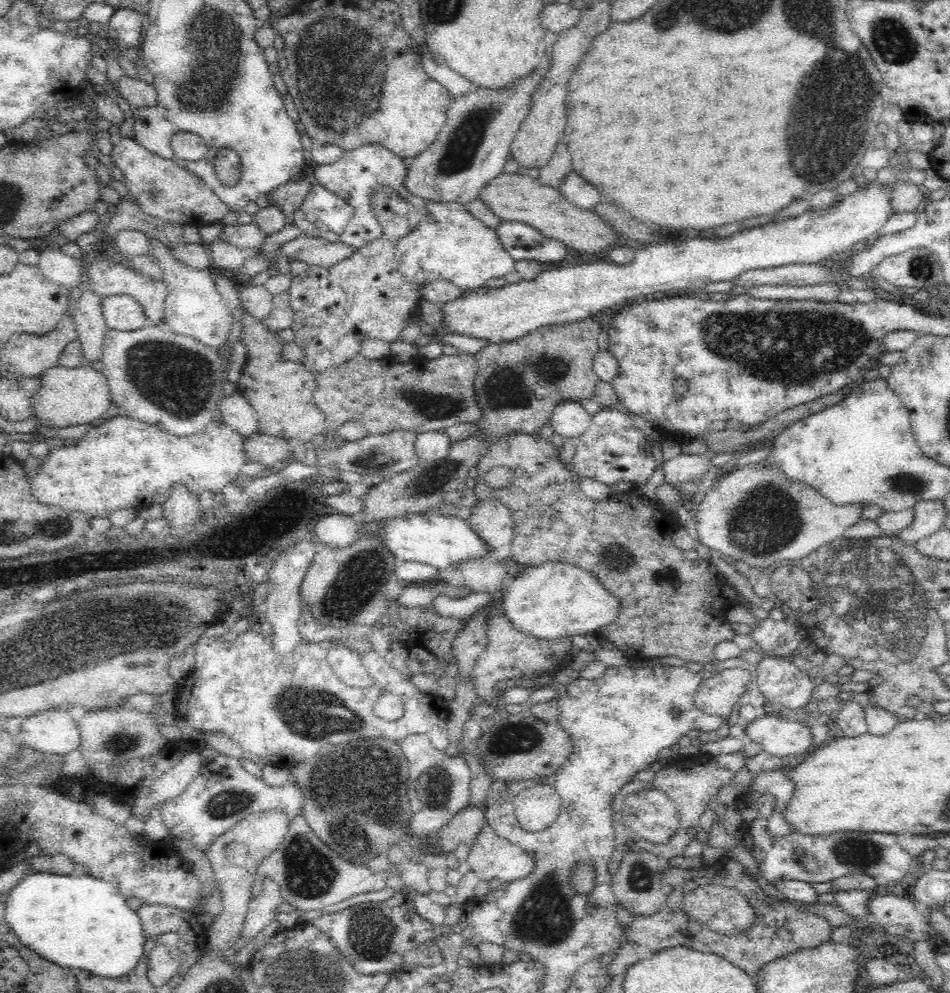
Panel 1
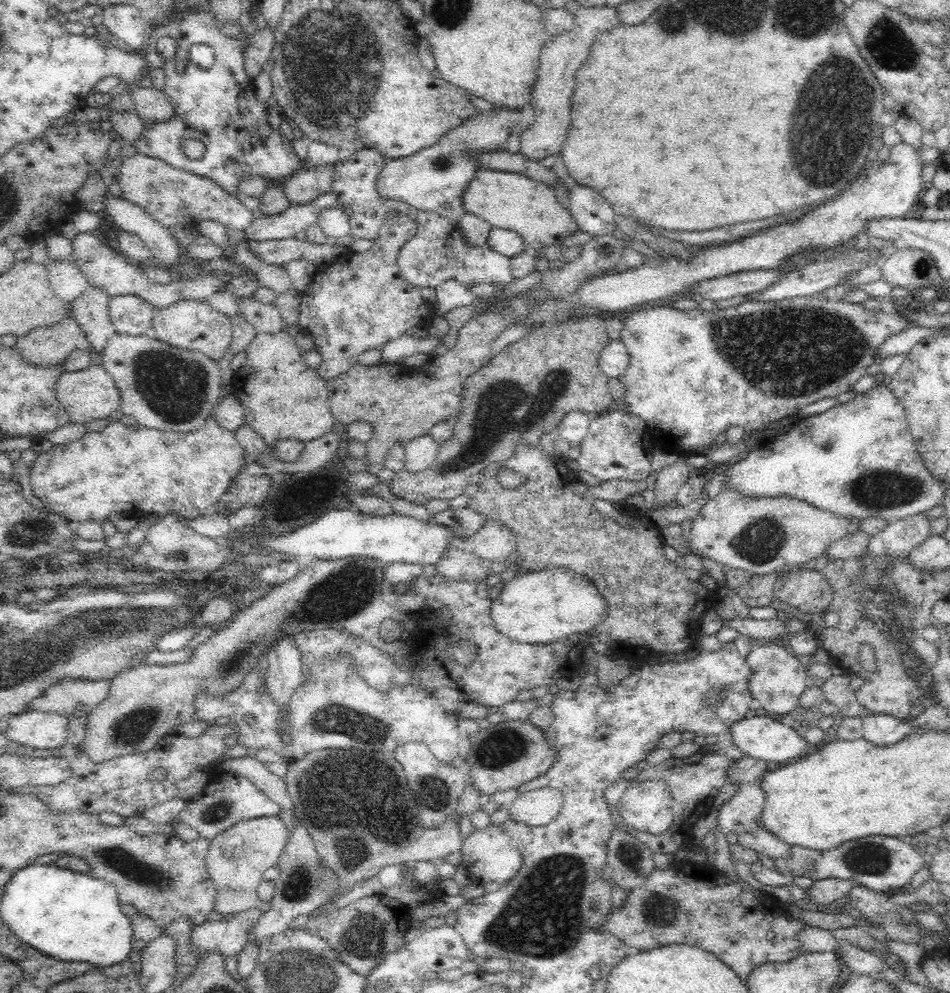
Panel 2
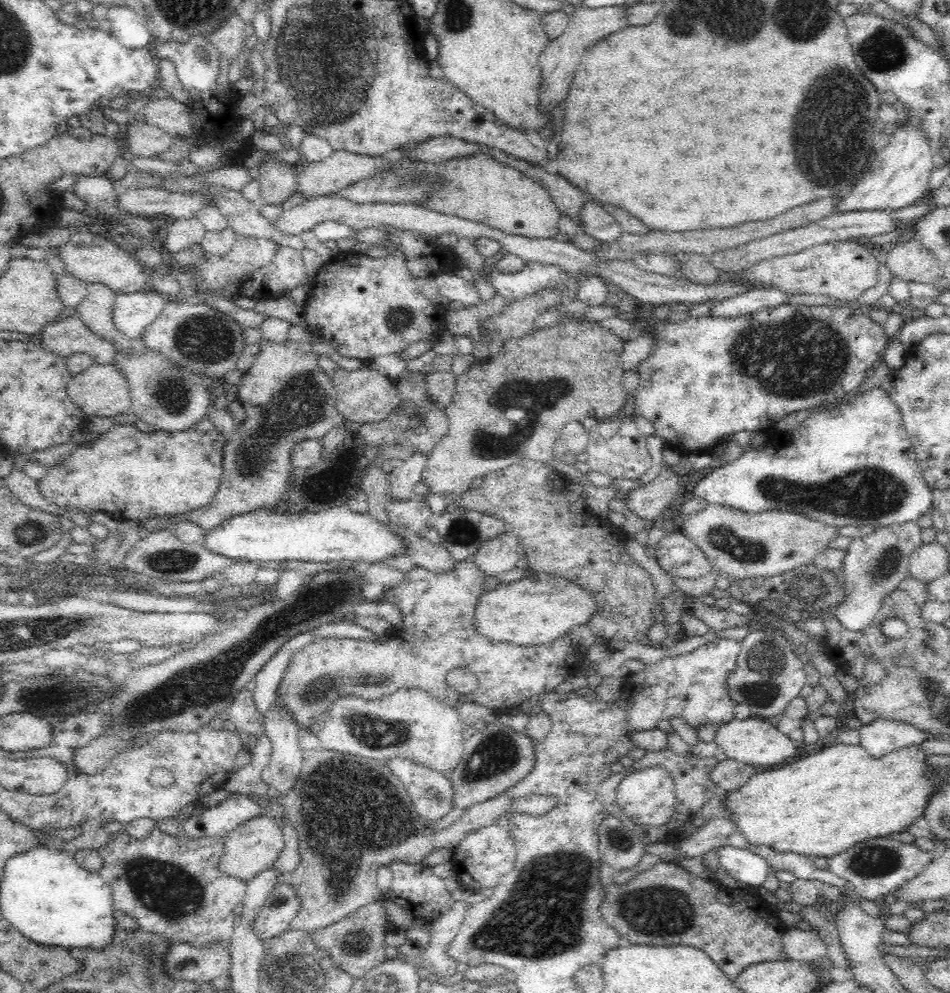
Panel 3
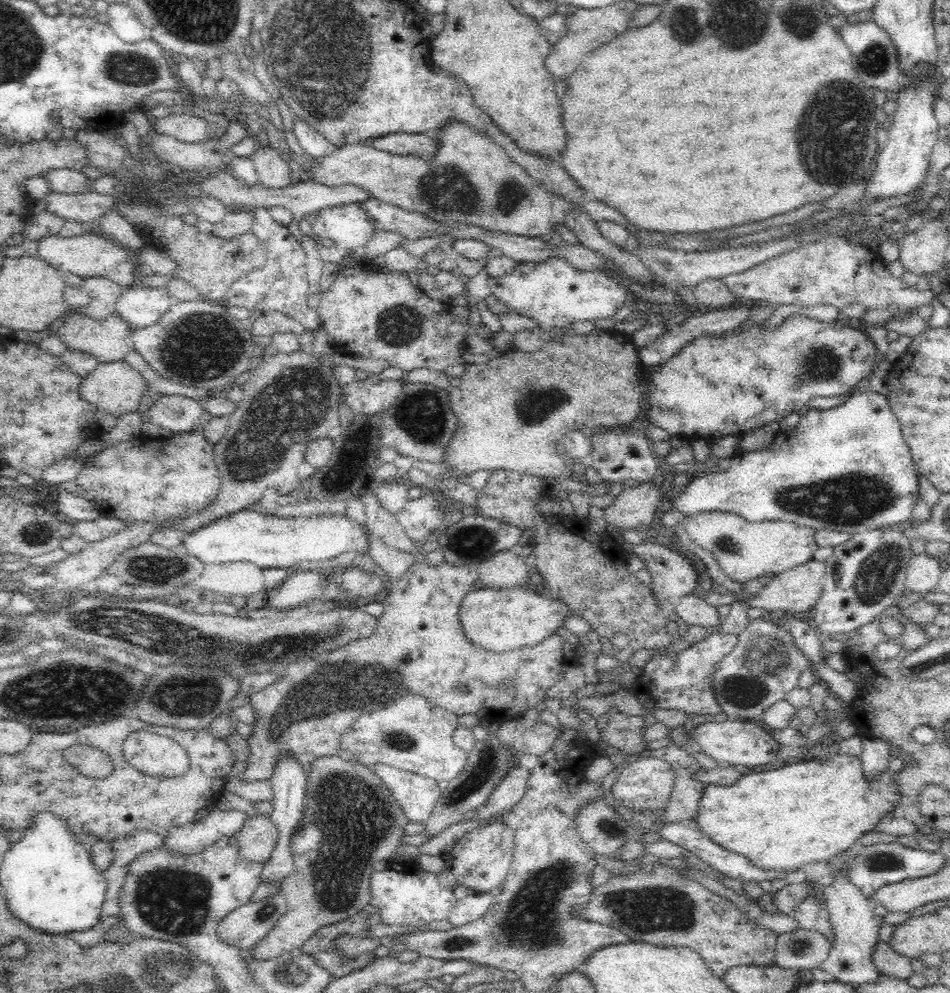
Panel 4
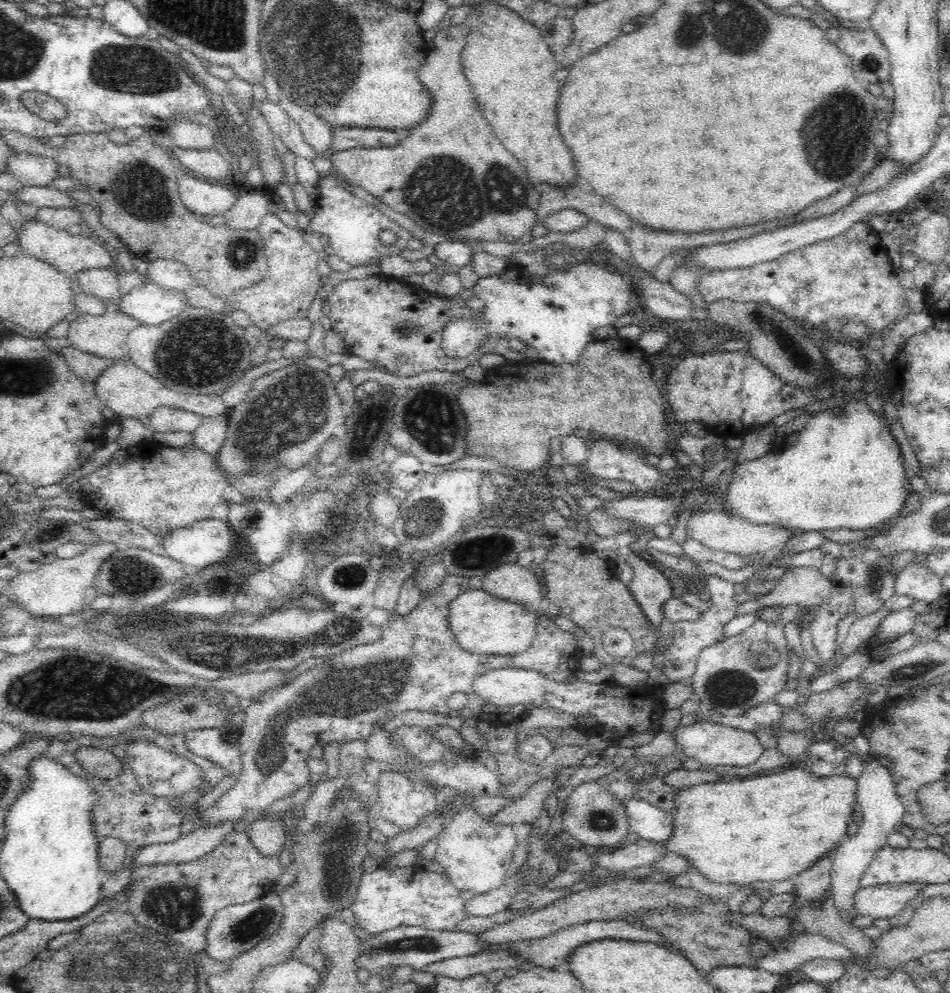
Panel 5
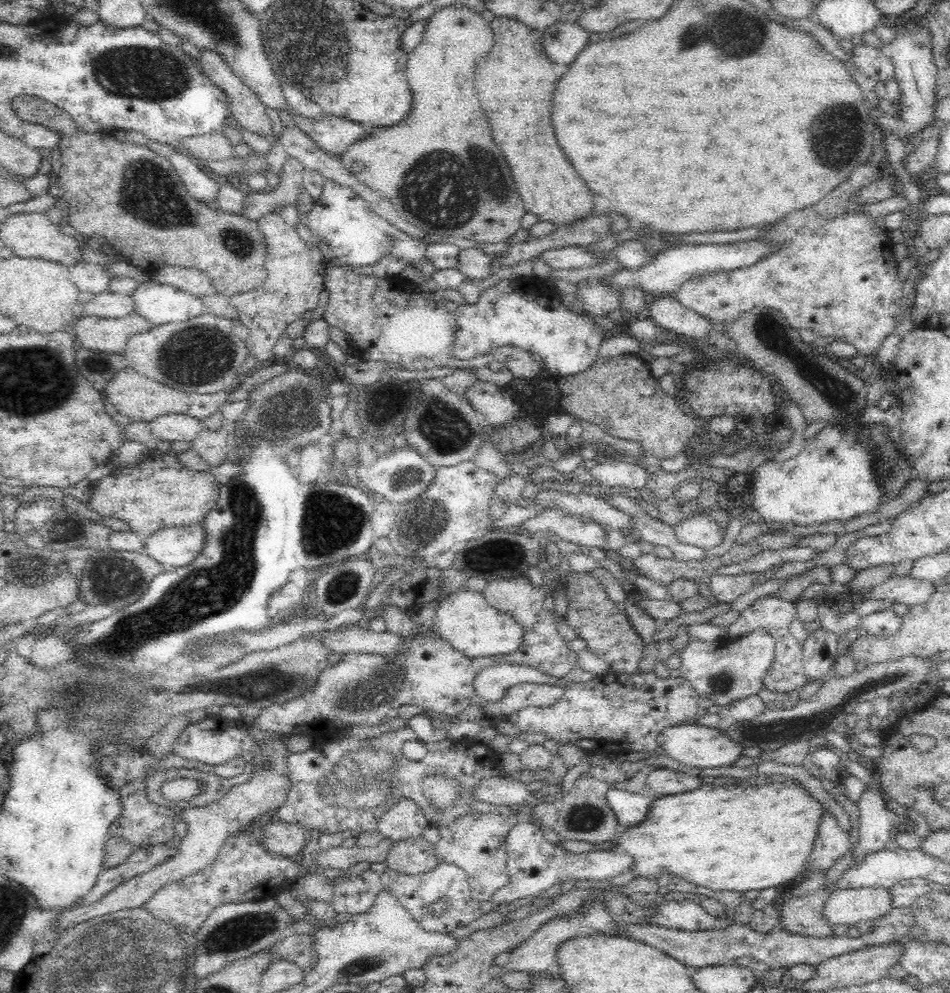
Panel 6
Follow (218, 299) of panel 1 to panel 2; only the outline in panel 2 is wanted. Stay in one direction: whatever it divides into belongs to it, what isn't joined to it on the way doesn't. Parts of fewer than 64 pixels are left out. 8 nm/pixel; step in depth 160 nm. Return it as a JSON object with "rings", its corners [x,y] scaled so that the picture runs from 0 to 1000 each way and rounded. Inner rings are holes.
{"rings":[[[112,193],[108,207],[107,215],[113,215],[118,219],[118,223],[126,233],[141,236],[147,240],[147,243],[152,244],[152,247],[160,254],[161,261],[168,265],[173,264],[174,270],[181,272],[184,279],[192,278],[186,275],[186,271],[182,267],[186,264],[188,255],[194,253],[185,245],[177,229],[160,221],[144,205],[139,205],[129,198],[122,198],[114,193]],[[188,302],[175,310],[164,312],[159,329],[163,332],[163,342],[187,352],[209,354],[227,365],[240,355],[244,346],[243,320],[211,303]]]}

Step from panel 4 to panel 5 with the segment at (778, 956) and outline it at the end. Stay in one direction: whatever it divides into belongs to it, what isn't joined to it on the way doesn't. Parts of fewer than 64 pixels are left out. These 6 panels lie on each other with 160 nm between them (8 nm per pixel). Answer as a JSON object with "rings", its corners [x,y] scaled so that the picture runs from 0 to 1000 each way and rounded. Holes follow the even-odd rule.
{"rings":[[[846,939],[832,948],[822,958],[811,958],[797,967],[797,975],[809,981],[831,979],[842,975],[848,967],[856,965],[891,966],[898,959],[863,941]]]}

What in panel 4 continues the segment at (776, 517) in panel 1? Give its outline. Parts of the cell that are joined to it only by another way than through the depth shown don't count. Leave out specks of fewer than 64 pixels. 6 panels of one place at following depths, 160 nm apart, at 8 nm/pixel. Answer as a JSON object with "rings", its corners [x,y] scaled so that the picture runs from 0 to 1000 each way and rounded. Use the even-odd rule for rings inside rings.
{"rings":[[[752,515],[721,520],[719,529],[735,550],[749,556],[763,578],[779,587],[806,576],[817,579],[846,568],[855,563],[861,552],[857,545],[857,533],[834,526],[793,527],[776,518]]]}

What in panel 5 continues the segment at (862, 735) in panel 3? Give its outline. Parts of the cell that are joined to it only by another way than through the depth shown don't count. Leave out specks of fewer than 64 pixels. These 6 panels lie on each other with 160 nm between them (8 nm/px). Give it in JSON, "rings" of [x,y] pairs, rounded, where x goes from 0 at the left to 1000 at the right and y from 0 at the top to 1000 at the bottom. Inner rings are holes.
{"rings":[[[916,762],[911,768],[911,773],[907,774],[905,781],[902,785],[901,796],[901,808],[905,813],[907,828],[903,832],[903,838],[894,845],[889,845],[882,852],[879,861],[875,864],[876,876],[875,876],[875,901],[877,909],[880,911],[882,920],[889,923],[893,927],[901,922],[899,915],[897,915],[897,902],[899,898],[906,892],[904,886],[907,884],[909,878],[914,874],[914,871],[920,866],[923,858],[934,850],[934,846],[937,840],[942,838],[942,834],[951,830],[952,813],[947,808],[946,802],[943,800],[940,785],[938,784],[935,774],[925,768],[924,763]]]}

